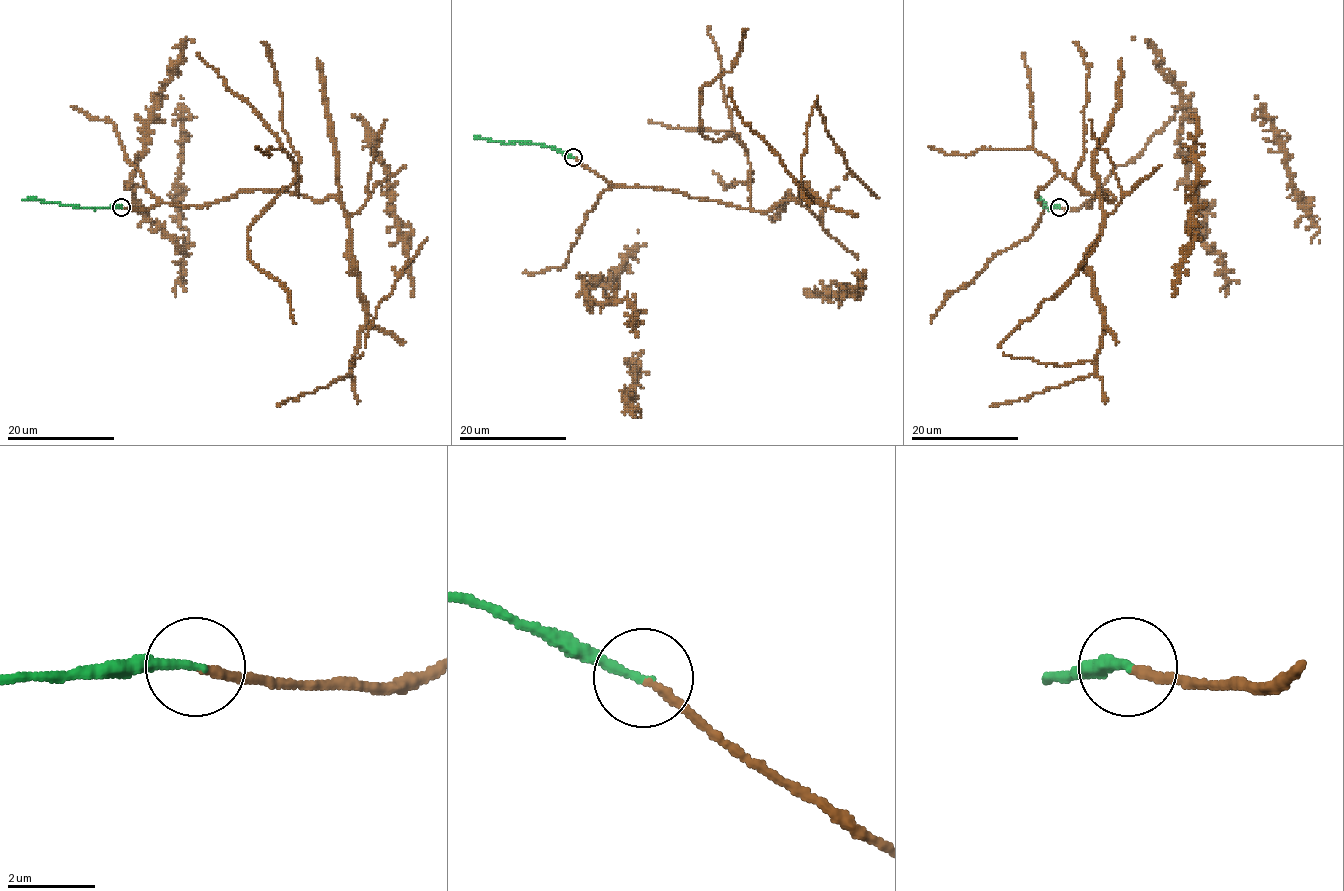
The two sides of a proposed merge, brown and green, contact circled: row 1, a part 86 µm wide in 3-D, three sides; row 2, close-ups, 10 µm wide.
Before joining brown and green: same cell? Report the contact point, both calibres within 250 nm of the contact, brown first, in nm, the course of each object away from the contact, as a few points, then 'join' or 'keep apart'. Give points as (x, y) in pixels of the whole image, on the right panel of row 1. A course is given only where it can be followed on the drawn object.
at (1059, 207); 170 nm thick on the brown side, 200 nm on the other; brown runs (1059, 207), (1113, 196), (1103, 196), (1087, 257), (1099, 353), (1056, 365), (1005, 354), (1000, 344), (1100, 237); green runs (1059, 207), (1047, 208), (1045, 202), (1039, 200); join

